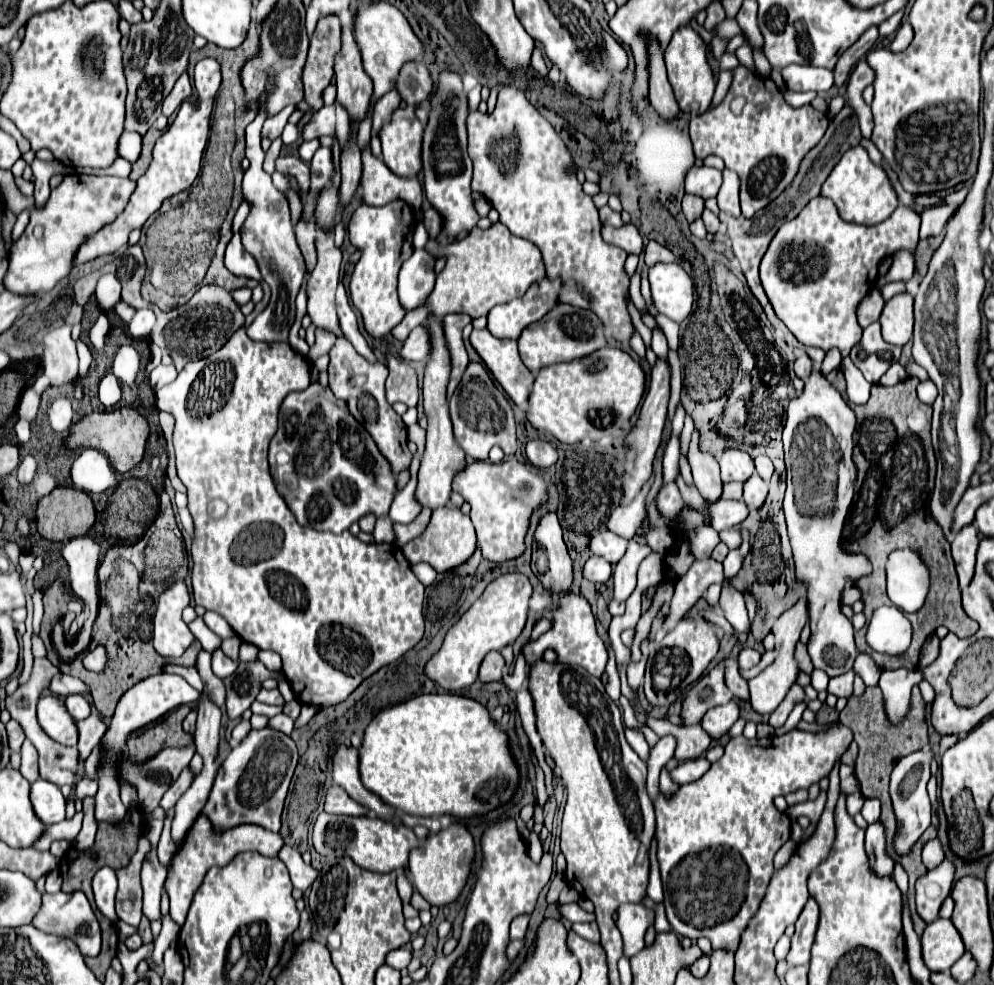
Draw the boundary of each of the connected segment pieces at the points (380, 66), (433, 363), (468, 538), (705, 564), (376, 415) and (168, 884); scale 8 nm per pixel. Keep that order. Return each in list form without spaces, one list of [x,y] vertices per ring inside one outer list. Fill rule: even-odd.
[[[387,1],[371,3],[369,7],[365,7],[365,5],[357,7],[355,41],[363,55],[363,67],[375,85],[375,93],[371,97],[371,111],[373,111],[375,101],[379,101],[379,97],[383,97],[383,93],[395,89],[395,77],[399,77],[399,69],[403,69],[403,65],[407,61],[423,59],[423,55],[425,55],[423,41],[413,33],[405,15]]]
[[[429,317],[425,323],[431,331],[433,351],[431,351],[431,359],[425,367],[425,379],[423,379],[423,405],[425,405],[425,413],[429,417],[429,427],[427,427],[425,455],[421,459],[421,467],[419,467],[419,475],[417,475],[417,479],[419,479],[417,499],[423,507],[435,509],[435,507],[447,505],[449,493],[451,493],[451,481],[453,481],[455,473],[463,469],[465,453],[455,443],[451,419],[449,419],[449,407],[447,407],[447,401],[445,401],[445,389],[447,389],[447,381],[449,381],[449,351],[447,351],[447,345],[445,345],[443,327],[441,327],[441,321],[435,321],[433,317]]]
[[[443,507],[443,509],[433,511],[425,533],[419,535],[417,539],[409,541],[403,547],[403,553],[411,565],[425,561],[425,563],[431,563],[435,567],[435,571],[447,571],[447,569],[453,569],[457,565],[465,563],[473,555],[475,543],[477,543],[475,527],[471,525],[469,515],[461,513],[461,509],[455,509],[455,507]]]
[[[703,559],[695,561],[689,571],[677,579],[675,583],[675,595],[671,599],[671,613],[669,619],[663,624],[665,631],[670,631],[676,627],[683,615],[695,605],[695,601],[707,591],[711,583],[723,583],[723,565],[717,563],[715,559]]]
[[[337,339],[333,349],[329,351],[329,387],[335,393],[337,399],[343,399],[349,405],[351,415],[373,435],[377,447],[381,453],[389,459],[391,469],[399,473],[401,469],[409,467],[411,463],[411,451],[407,449],[407,431],[401,415],[393,411],[385,397],[385,379],[387,379],[387,367],[383,363],[369,363],[365,361],[347,339]]]
[[[197,817],[193,827],[189,829],[187,837],[185,837],[179,849],[173,855],[169,867],[167,867],[167,881],[165,881],[165,893],[171,901],[171,919],[181,927],[183,921],[187,919],[191,901],[195,891],[199,889],[199,885],[203,883],[205,873],[213,867],[219,865],[223,859],[231,861],[231,857],[243,853],[243,851],[257,851],[261,855],[267,857],[277,857],[279,849],[283,849],[285,841],[279,833],[271,833],[263,827],[255,827],[255,825],[237,825],[235,829],[225,829],[221,833],[215,833],[215,829],[211,829],[211,823],[207,821],[207,817]]]

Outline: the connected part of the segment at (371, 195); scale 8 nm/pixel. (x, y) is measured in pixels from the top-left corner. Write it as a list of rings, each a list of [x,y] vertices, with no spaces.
[[[367,145],[363,149],[363,175],[355,199],[369,205],[385,205],[393,199],[405,199],[411,207],[419,209],[423,203],[423,187],[417,179],[403,179],[391,173]]]

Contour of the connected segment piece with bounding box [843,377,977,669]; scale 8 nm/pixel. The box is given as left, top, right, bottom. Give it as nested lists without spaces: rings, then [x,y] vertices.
[[[909,377],[907,381],[897,383],[895,387],[873,385],[871,397],[865,405],[851,405],[851,409],[857,413],[857,425],[859,425],[857,447],[855,447],[855,463],[857,463],[859,475],[857,475],[857,485],[855,485],[855,499],[853,499],[853,505],[851,505],[851,511],[847,515],[845,529],[843,529],[843,543],[849,551],[865,553],[873,563],[873,573],[855,583],[857,587],[863,589],[863,601],[865,601],[863,613],[865,613],[865,617],[871,617],[871,613],[877,607],[887,605],[887,601],[889,601],[889,597],[885,593],[883,571],[885,571],[887,555],[893,549],[911,547],[911,549],[921,551],[921,555],[925,557],[925,561],[931,569],[929,601],[923,605],[923,609],[919,613],[913,615],[913,643],[911,643],[911,647],[907,649],[907,653],[903,657],[873,657],[877,665],[893,665],[889,669],[897,669],[897,667],[917,669],[919,649],[921,649],[923,641],[931,633],[935,633],[935,629],[939,625],[945,625],[951,631],[977,631],[977,623],[973,619],[969,619],[961,607],[959,581],[957,581],[955,565],[951,559],[949,543],[943,539],[939,525],[933,521],[933,517],[927,511],[929,495],[931,495],[933,483],[935,483],[935,455],[933,455],[933,447],[931,447],[931,407],[917,399],[917,393],[915,393],[917,385],[919,385],[917,377]]]

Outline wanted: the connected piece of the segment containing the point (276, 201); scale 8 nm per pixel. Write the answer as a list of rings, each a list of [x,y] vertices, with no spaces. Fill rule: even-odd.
[[[251,139],[247,147],[247,157],[251,161],[251,167],[243,175],[243,195],[251,203],[251,213],[241,229],[243,233],[243,245],[245,249],[257,259],[263,279],[271,287],[271,301],[267,309],[257,315],[257,319],[247,327],[247,335],[253,341],[263,343],[289,343],[289,329],[295,323],[295,297],[301,289],[305,265],[303,255],[299,253],[299,245],[295,241],[295,231],[289,217],[289,203],[273,185],[271,175],[267,175],[261,169],[263,163],[263,149],[257,143],[259,139]]]

